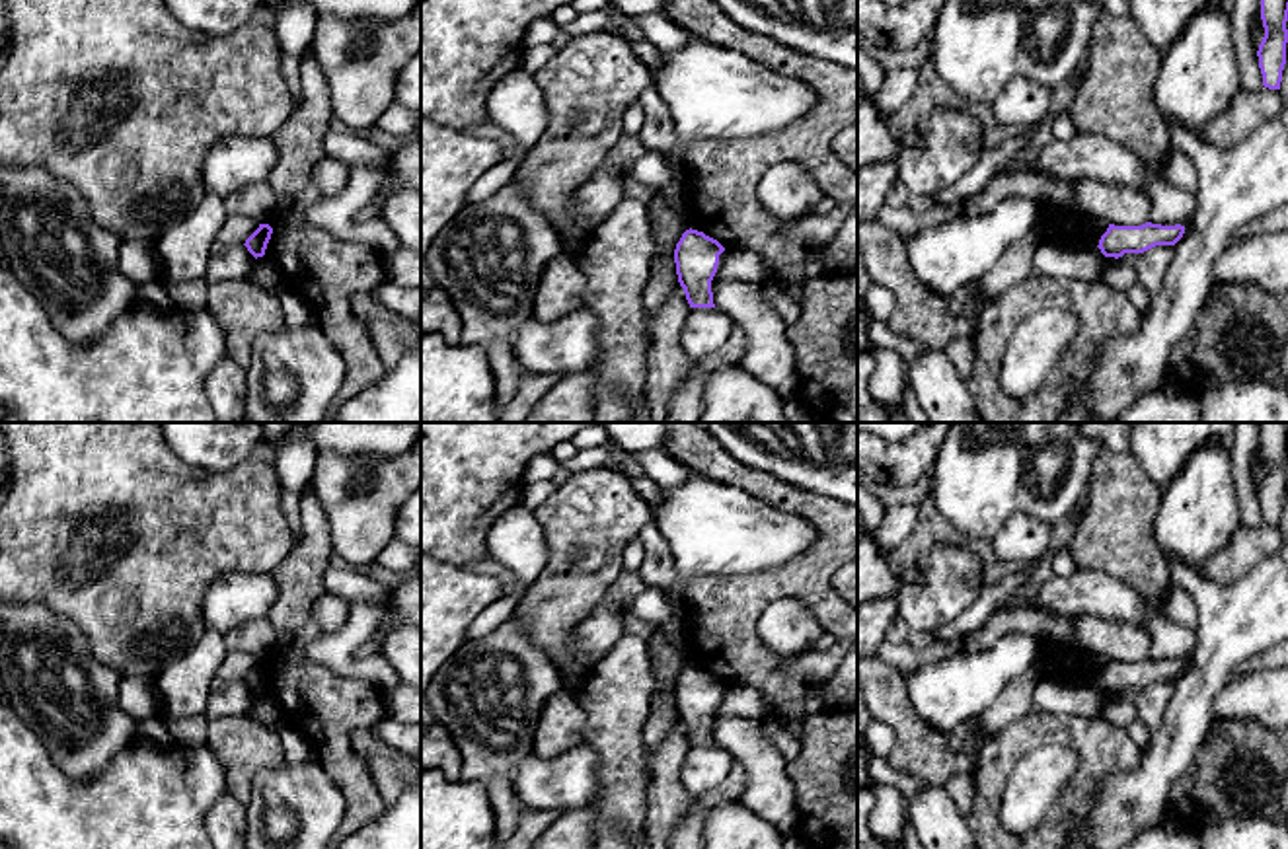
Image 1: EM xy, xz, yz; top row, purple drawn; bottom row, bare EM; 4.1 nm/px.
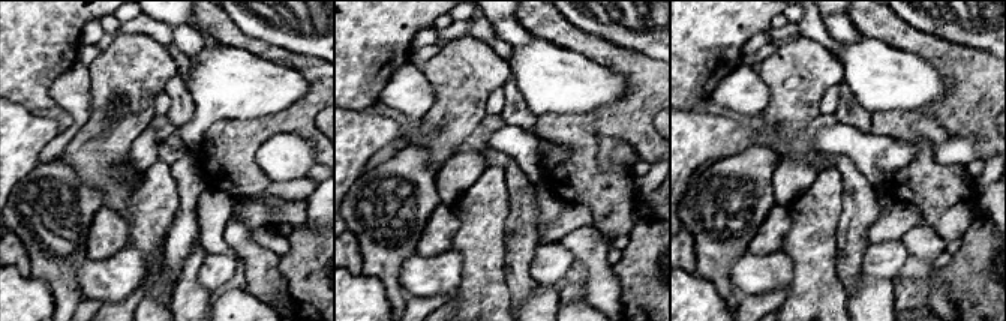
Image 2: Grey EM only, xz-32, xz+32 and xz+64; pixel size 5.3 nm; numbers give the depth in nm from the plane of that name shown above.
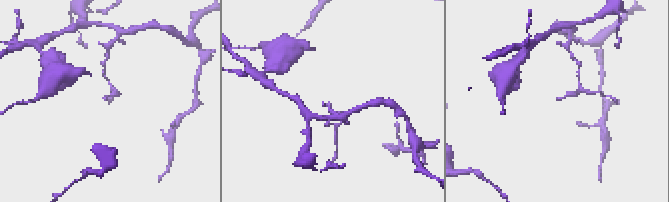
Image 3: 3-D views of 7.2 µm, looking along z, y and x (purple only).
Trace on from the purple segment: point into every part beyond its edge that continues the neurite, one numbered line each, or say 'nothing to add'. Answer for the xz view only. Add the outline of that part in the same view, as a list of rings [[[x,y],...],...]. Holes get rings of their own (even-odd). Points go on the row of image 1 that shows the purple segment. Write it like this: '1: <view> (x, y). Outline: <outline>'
nothing to add

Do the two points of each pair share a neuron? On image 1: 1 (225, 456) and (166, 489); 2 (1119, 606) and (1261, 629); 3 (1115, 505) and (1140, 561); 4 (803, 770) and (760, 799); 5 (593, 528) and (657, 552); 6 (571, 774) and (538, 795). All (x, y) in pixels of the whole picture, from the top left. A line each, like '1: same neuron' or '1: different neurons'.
1: different neurons
2: different neurons
3: same neuron
4: different neurons
5: different neurons
6: same neuron

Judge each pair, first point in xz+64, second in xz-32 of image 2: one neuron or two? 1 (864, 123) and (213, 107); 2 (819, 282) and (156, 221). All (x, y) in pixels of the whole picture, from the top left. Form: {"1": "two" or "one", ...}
{"1": "two", "2": "one"}

